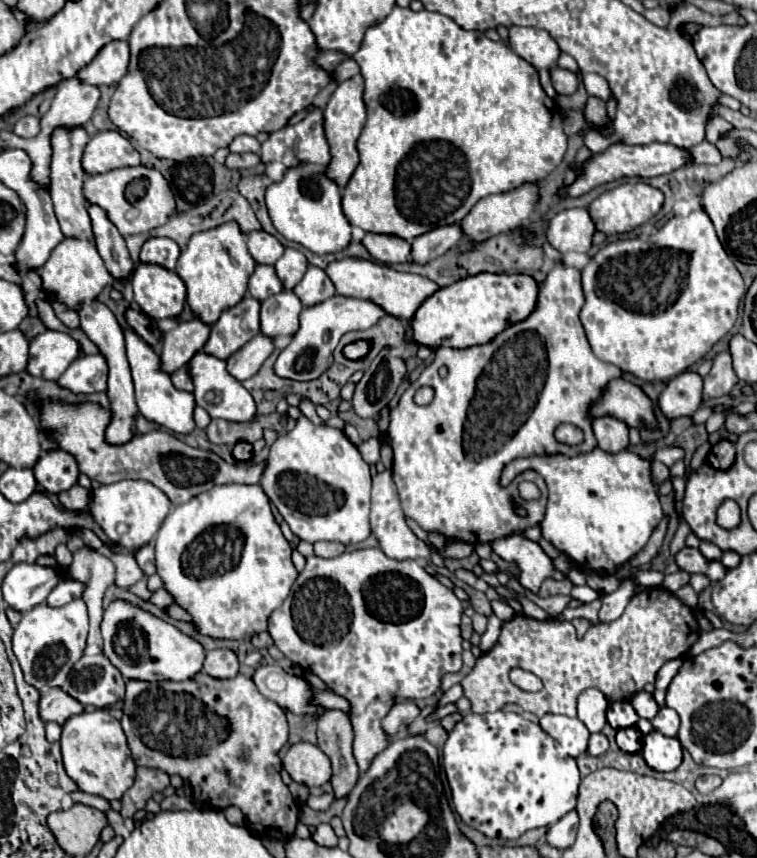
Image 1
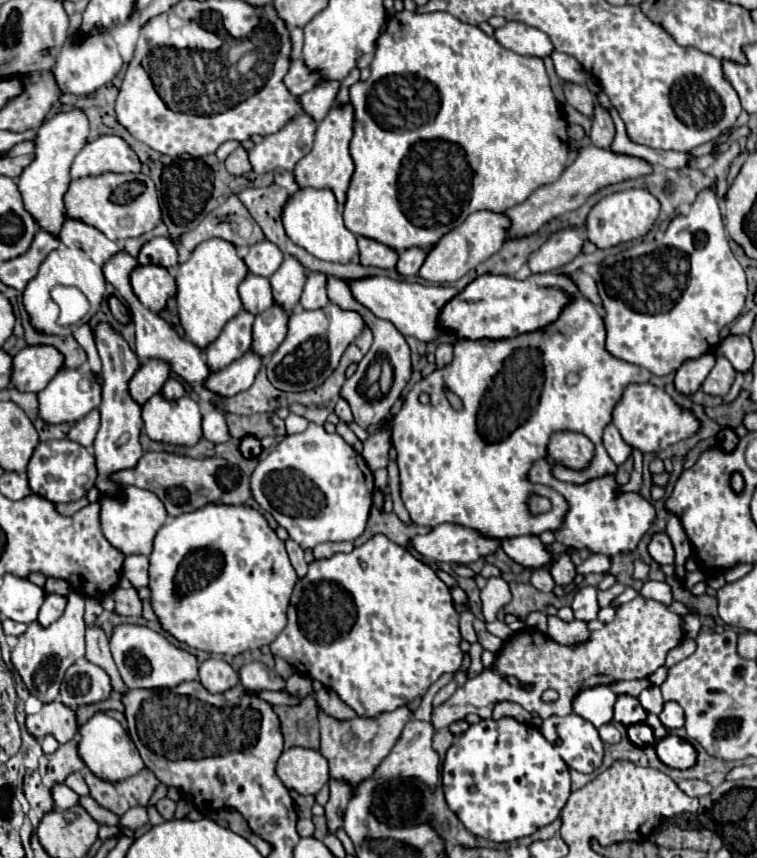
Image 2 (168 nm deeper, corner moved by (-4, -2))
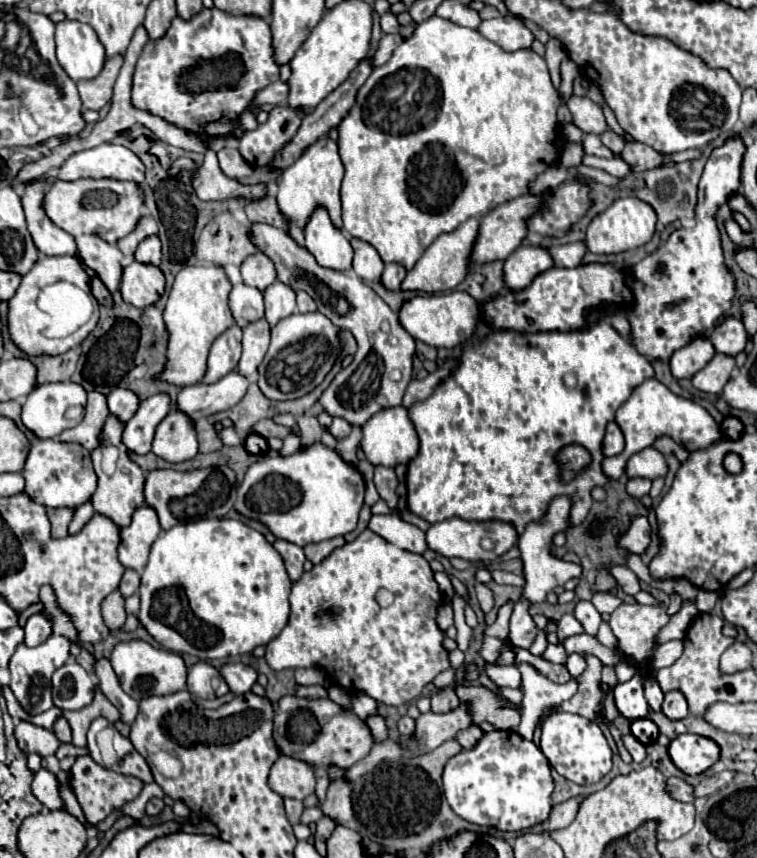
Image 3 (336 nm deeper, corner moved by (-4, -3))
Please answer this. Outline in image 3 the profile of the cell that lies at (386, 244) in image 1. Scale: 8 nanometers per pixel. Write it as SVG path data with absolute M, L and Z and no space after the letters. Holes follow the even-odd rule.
M349 238L349 242L355 250L353 270L357 272L357 276L363 280L377 282L383 274L383 268L385 268L385 262L381 260L379 252L369 242L363 242L359 238Z

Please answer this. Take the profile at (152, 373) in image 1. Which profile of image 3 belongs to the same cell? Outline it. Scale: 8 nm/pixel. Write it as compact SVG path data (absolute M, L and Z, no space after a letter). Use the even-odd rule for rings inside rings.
M173 408L157 426L153 438L153 452L167 462L191 460L199 450L197 428L189 414Z

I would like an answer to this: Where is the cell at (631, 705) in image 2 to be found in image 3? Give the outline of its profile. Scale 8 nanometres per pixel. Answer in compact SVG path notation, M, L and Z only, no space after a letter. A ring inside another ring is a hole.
M635 676L629 682L617 684L613 690L615 696L615 706L617 710L627 718L627 720L639 720L647 718L649 706L643 696L643 684L635 680Z

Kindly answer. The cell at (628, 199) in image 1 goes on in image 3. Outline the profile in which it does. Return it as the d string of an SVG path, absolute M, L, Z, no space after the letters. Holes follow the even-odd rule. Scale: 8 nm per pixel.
M617 198L605 212L597 214L591 220L591 224L587 228L585 244L587 244L589 252L593 252L593 254L625 252L625 250L647 244L655 232L655 222L657 222L657 214L647 202L643 202L639 198Z

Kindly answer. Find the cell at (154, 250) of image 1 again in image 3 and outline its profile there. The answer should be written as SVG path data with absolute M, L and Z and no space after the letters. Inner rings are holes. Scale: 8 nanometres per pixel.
M149 236L145 238L139 246L137 246L137 252L135 252L135 260L137 262L143 262L143 264L155 264L159 266L161 262L161 242L157 236Z

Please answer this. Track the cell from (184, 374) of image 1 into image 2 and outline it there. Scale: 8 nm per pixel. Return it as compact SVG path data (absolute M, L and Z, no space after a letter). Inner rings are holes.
M167 379L165 385L163 385L163 389L161 389L161 395L171 401L171 399L183 397L185 395L185 389L183 389L183 385L177 379Z

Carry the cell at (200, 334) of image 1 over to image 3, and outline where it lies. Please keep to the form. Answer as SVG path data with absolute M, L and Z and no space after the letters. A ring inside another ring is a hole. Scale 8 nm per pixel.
M117 388L109 392L107 404L109 404L109 412L117 414L117 418L127 422L133 418L133 414L139 408L139 396L129 388Z

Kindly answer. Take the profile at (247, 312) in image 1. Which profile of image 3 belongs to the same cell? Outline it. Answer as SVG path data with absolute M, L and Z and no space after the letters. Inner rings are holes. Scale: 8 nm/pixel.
M233 324L213 342L207 360L207 374L203 378L205 382L217 382L229 374L229 370L237 368L237 362L241 358L241 334L243 330Z

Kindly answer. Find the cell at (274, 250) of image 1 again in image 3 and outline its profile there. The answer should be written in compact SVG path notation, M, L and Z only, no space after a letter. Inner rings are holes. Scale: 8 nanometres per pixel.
M255 252L241 264L241 276L245 284L265 290L269 284L277 280L277 270L269 256L265 256L263 252Z

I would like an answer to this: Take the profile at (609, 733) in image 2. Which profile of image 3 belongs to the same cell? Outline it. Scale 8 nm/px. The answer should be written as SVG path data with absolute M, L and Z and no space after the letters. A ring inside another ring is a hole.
M625 734L625 736L621 736L621 740L623 740L623 746L629 750L633 762L643 762L645 760L645 746L633 734Z

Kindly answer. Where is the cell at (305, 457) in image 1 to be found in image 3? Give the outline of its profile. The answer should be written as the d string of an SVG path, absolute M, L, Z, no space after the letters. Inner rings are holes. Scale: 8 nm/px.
M315 442L305 446L291 456L265 456L263 460L249 466L245 480L239 484L237 490L237 510L247 518L257 518L269 526L269 530L287 542L293 542L301 548L307 544L317 544L321 540L329 540L335 536L345 536L357 528L359 512L363 508L363 494L365 494L365 480L361 472L345 462L337 450L325 446L323 442Z

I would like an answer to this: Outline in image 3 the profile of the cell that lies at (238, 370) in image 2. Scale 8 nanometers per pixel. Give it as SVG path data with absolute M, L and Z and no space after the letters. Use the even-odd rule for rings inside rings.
M233 370L213 384L197 382L197 384L185 386L179 392L177 408L185 410L193 420L199 420L209 414L233 408L245 396L247 386L249 386L249 380L237 370Z

